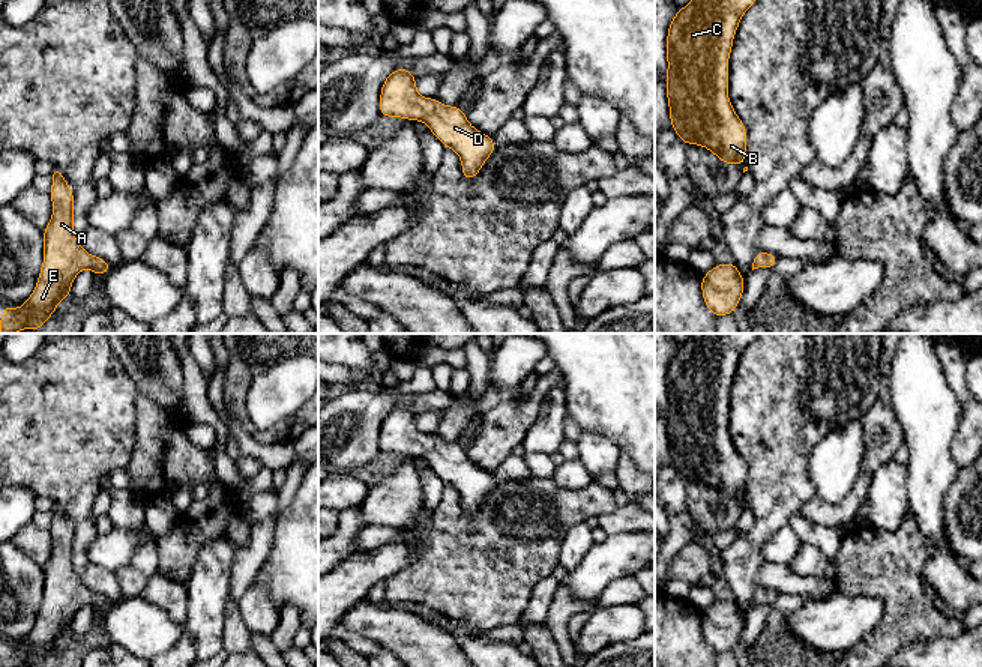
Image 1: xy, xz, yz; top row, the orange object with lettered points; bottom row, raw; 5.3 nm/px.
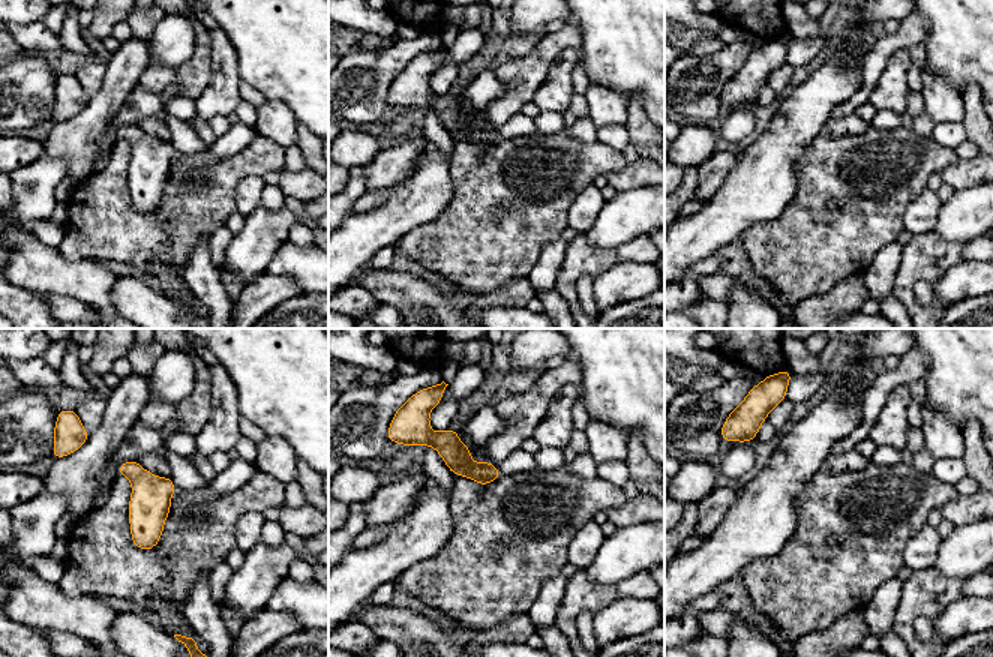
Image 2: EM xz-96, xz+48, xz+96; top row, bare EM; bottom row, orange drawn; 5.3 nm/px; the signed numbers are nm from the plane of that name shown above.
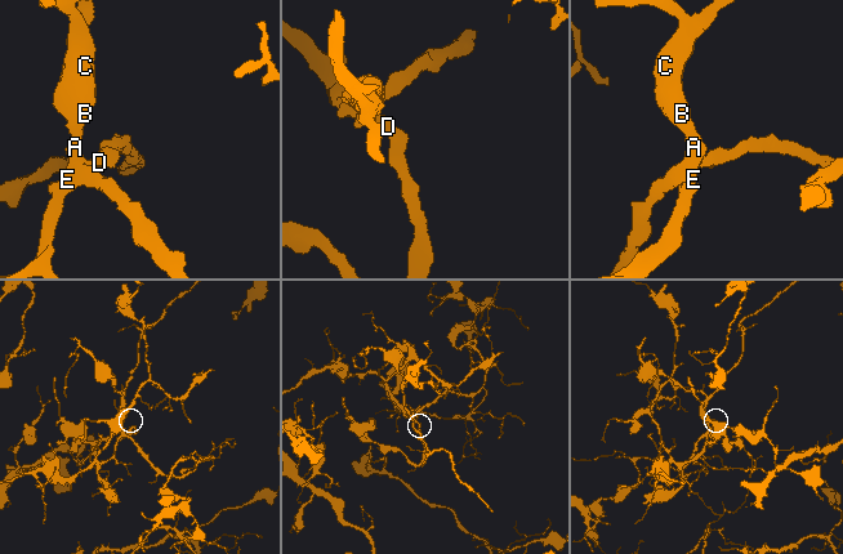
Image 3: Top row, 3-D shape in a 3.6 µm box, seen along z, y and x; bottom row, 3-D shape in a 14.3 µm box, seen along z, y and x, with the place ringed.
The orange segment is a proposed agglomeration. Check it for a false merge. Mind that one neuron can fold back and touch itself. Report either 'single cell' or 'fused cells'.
single cell

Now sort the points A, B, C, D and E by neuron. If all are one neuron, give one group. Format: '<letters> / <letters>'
A B C D E

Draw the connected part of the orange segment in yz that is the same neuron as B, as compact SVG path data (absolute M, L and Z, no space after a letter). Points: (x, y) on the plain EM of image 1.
M694 334L676 349L667 370L670 458L685 481L709 485L727 502L746 497L746 464L728 436L728 395L745 349L758 334Z

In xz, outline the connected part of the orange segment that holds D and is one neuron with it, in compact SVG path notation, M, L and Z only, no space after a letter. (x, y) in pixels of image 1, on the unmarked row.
M405 404L386 413L380 427L380 452L423 457L446 485L458 490L465 517L473 517L497 485L493 473L473 464L458 442L447 443L434 434L422 434L416 412Z

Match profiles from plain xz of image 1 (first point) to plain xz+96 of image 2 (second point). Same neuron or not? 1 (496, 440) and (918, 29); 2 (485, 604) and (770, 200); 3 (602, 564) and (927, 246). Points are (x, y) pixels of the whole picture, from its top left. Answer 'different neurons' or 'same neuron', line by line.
1: same neuron
2: different neurons
3: different neurons

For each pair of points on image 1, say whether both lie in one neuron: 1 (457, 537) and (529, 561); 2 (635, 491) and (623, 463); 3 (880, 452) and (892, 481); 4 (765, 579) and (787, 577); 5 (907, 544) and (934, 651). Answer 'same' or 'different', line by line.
1: same
2: same
3: different
4: same
5: different

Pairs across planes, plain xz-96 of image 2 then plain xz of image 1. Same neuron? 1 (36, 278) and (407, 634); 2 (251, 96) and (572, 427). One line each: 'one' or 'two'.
1: one
2: one

